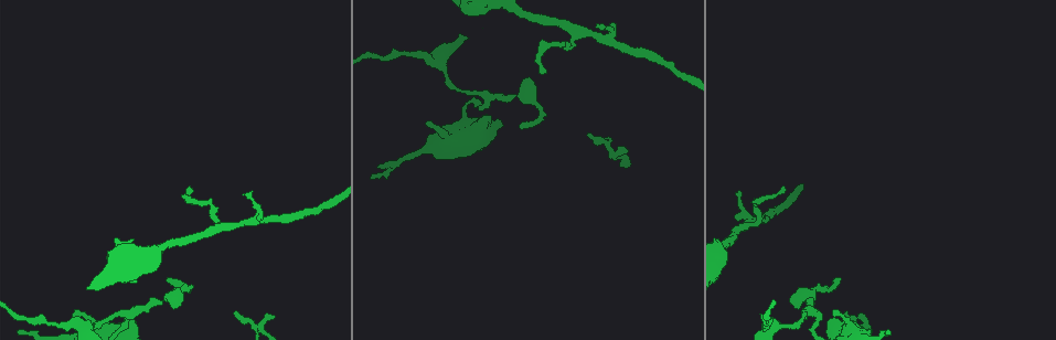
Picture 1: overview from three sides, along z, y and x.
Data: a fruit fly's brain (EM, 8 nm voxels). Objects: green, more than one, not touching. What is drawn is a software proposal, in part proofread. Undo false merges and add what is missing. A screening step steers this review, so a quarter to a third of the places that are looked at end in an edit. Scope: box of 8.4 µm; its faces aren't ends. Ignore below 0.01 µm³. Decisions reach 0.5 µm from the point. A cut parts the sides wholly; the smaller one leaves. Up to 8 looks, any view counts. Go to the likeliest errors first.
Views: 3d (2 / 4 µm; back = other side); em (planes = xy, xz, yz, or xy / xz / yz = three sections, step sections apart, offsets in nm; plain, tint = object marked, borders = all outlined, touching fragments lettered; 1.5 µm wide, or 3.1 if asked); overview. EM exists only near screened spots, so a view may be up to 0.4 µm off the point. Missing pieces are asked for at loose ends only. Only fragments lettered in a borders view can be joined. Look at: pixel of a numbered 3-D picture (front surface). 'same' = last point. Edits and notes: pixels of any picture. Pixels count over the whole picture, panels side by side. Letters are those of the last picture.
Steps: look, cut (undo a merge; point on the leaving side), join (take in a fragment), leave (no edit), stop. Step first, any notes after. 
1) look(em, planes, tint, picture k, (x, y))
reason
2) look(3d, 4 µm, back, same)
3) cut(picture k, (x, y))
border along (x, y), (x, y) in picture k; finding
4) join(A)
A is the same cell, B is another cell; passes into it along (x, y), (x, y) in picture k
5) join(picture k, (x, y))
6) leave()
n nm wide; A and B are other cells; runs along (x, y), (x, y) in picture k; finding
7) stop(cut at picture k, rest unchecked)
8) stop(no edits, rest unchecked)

look(3d, 4 µm, picture 1, (236, 311))
thin end

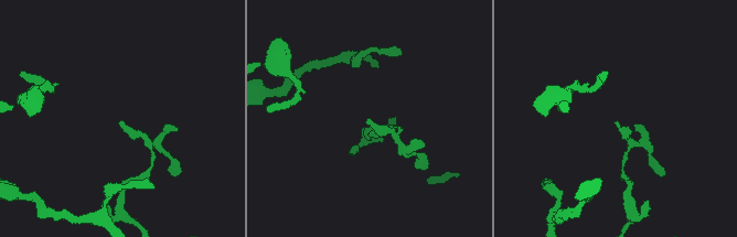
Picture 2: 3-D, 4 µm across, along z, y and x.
look(em, planes, borders, picture 2, (122, 122))

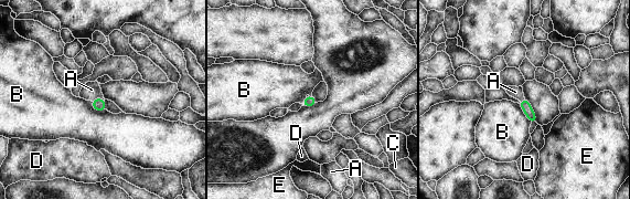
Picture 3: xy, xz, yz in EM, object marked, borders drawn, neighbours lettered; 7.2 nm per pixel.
join(A)
A is the same cell, B, C, D and E are other cells; the cell continues

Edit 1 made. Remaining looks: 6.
look(overview)

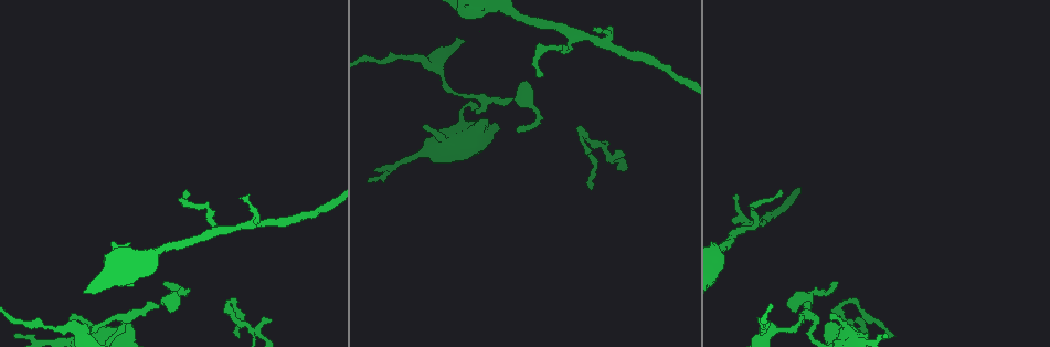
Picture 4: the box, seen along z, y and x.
look(3d, 2 µm, picture 4, (186, 191))
tapers out

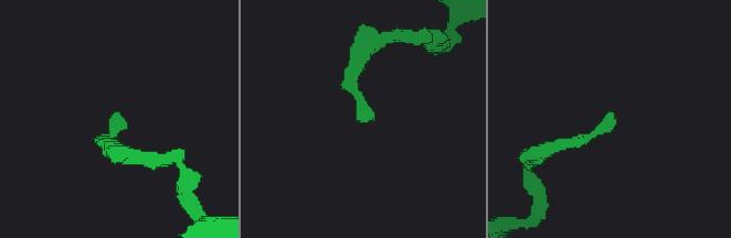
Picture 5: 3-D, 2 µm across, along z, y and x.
look(em, planes, borders, picture 5, (609, 113))

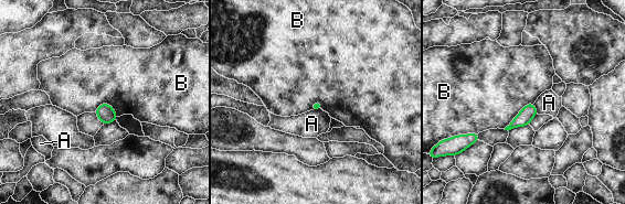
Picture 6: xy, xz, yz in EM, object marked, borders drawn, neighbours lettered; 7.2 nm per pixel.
leave()
A and B are other cells; border along (533, 102), (529, 102), (504, 128) in picture 6; none of them fits

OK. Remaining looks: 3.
look(3d, 2 µm, picture 4, (130, 318))
side arm on a straight run

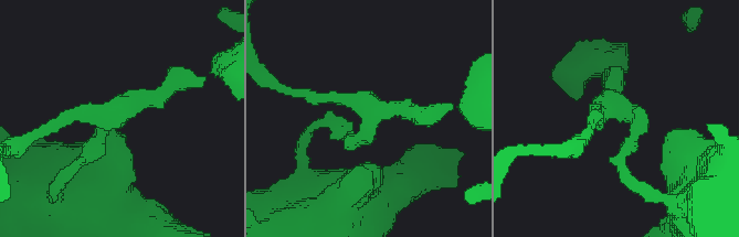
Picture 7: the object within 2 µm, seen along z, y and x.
look(em, xy, step 4, borders, picture 7, (117, 114))
3 arms

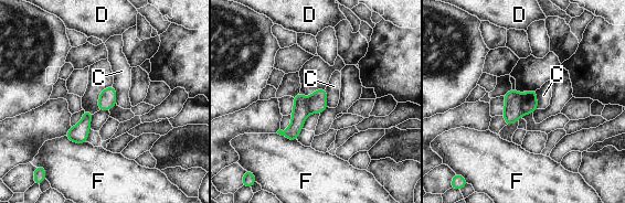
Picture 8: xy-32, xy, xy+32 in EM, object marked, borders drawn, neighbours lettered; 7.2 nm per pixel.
cut(picture 8, (529, 105))
C, D and F are other cells; a second cell is stuck on

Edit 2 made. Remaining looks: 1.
stop(join at picture 3, cut at picture 8, rest unchecked)

